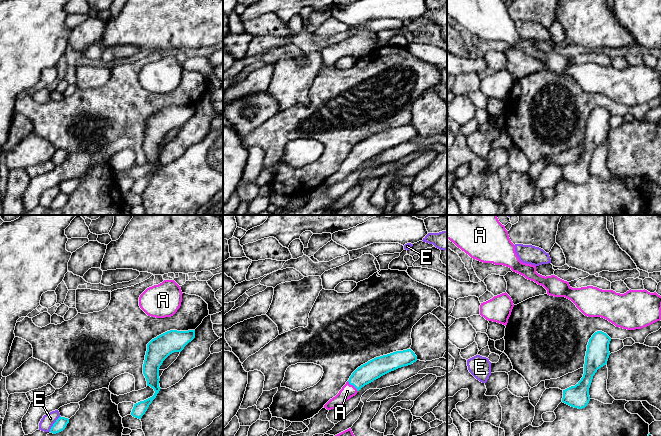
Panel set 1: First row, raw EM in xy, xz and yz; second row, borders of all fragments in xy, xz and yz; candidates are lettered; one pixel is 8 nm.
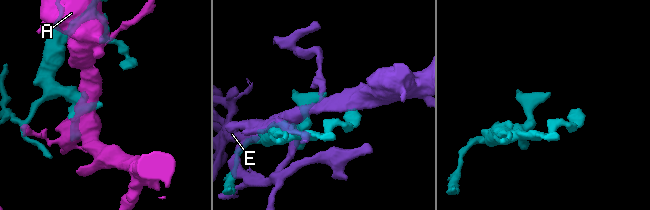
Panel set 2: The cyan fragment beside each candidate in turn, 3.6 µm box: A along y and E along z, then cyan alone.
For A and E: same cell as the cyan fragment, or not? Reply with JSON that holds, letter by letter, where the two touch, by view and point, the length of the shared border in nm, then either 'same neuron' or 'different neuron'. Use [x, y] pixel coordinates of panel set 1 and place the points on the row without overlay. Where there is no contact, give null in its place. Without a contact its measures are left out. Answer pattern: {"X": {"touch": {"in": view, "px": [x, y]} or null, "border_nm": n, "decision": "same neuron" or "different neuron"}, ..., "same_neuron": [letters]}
{"A": {"touch": {"in": "xz", "px": [353, 161]}, "border_nm": 120, "decision": "same neuron"}, "E": {"touch": {"in": "xy", "px": [53, 200]}, "border_nm": 160, "decision": "different neuron"}, "same_neuron": ["A"]}

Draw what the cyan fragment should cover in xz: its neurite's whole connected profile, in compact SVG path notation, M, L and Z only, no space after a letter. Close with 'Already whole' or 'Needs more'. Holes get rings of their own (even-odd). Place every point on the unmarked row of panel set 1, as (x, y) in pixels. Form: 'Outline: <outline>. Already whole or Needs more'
Outline: M411 125L396 127L376 133L358 143L350 152L339 169L330 175L324 184L331 186L343 181L355 172L365 161L398 144L411 141L417 137L417 132Z. Needs more

